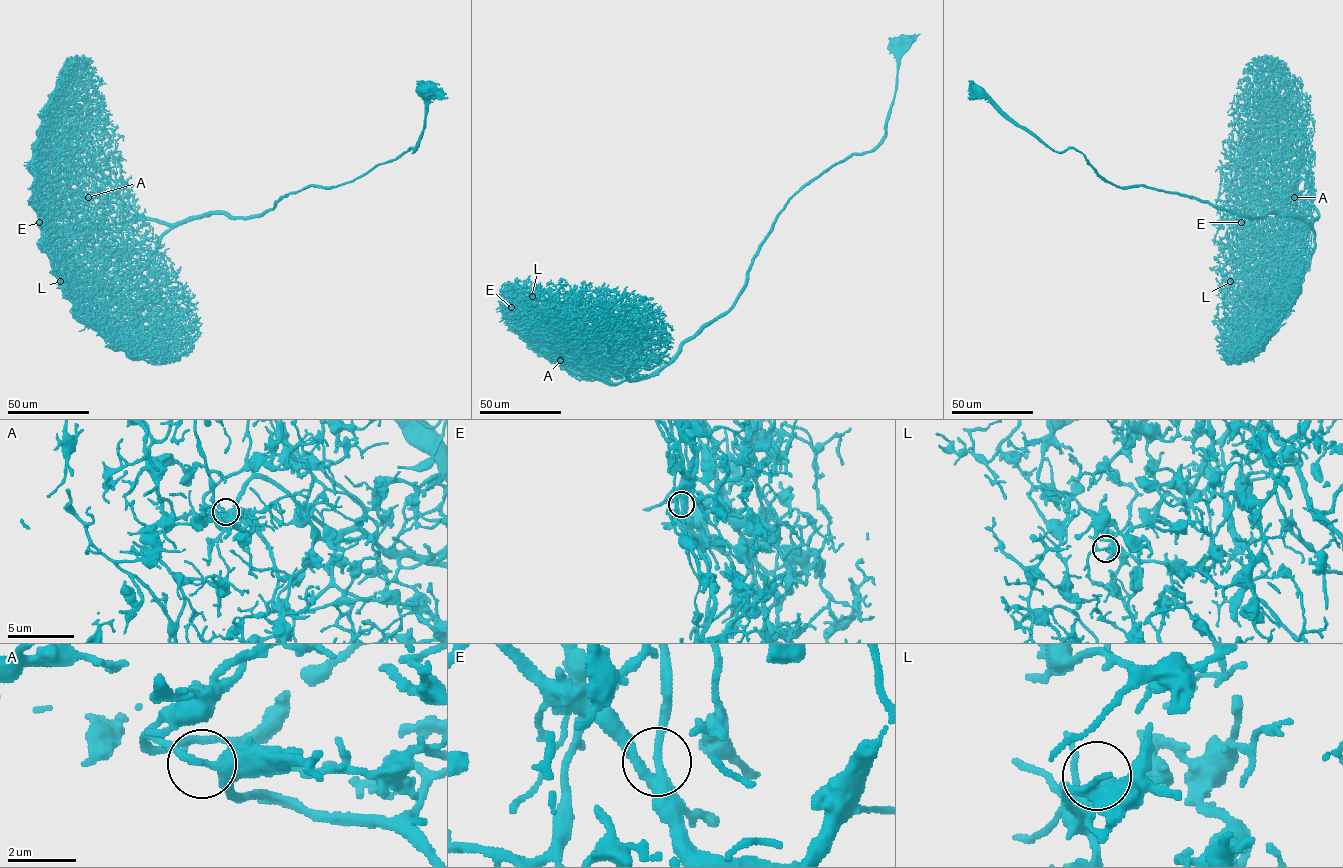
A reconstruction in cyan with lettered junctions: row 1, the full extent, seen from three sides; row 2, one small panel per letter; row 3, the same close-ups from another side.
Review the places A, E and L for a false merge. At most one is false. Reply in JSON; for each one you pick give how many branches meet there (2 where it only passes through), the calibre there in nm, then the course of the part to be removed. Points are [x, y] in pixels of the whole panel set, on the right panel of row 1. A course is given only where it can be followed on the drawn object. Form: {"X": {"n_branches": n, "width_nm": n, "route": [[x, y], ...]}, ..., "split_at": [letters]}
{"split_at": []}

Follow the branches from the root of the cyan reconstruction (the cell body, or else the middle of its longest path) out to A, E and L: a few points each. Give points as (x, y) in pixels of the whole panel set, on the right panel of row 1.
A: (977, 90), (1051, 149), (1079, 151), (1115, 186), (1310, 224), (1317, 212), (1295, 197)
E: (977, 90), (1115, 186), (1317, 220), (1297, 227), (1262, 208), (1241, 222)
L: (977, 90), (1115, 186), (1310, 226), (1314, 248), (1292, 277), (1230, 281)

